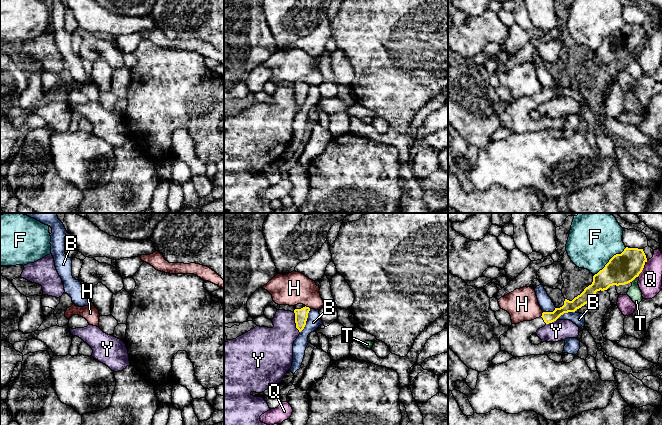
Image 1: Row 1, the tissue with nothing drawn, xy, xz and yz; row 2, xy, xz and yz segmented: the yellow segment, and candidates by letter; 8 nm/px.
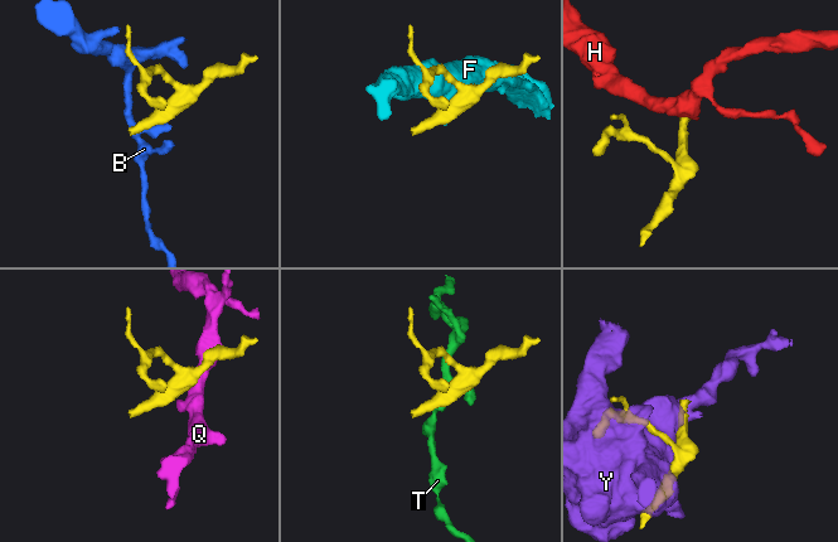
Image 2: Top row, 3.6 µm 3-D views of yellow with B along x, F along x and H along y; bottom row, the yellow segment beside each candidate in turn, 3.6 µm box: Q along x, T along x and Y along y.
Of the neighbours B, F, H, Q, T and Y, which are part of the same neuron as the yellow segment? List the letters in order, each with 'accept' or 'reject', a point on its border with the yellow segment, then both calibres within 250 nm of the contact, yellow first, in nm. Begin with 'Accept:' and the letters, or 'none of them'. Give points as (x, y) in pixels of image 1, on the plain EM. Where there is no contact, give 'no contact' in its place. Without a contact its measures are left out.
Accept: none of them
B: reject; meets yellow in xz at (306, 96); 110 nm thick on the yellow side, 120 nm on the other
F: reject; meets yellow in yz at (609, 36); 240 nm thick on the yellow side, 360 nm on the other
H: reject; meets yellow in xz at (308, 83); 110 nm thick on the yellow side, 260 nm on the other
Q: reject; meets yellow in yz at (641, 47); 240 nm thick on the yellow side, 190 nm on the other
T: reject; meets yellow in yz at (634, 54); 240 nm thick on the yellow side, 110 nm on the other
Y: reject; meets yellow in xz at (295, 98); 110 nm thick on the yellow side, 280 nm on the other

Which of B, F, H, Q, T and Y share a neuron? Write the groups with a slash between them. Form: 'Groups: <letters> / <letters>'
Groups: B / F / H / Q / T / Y

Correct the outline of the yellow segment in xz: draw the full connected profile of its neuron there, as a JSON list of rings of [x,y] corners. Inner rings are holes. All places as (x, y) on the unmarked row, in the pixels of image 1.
[[[297,80],[294,84],[296,104],[301,108],[306,101],[310,84],[303,80]]]

